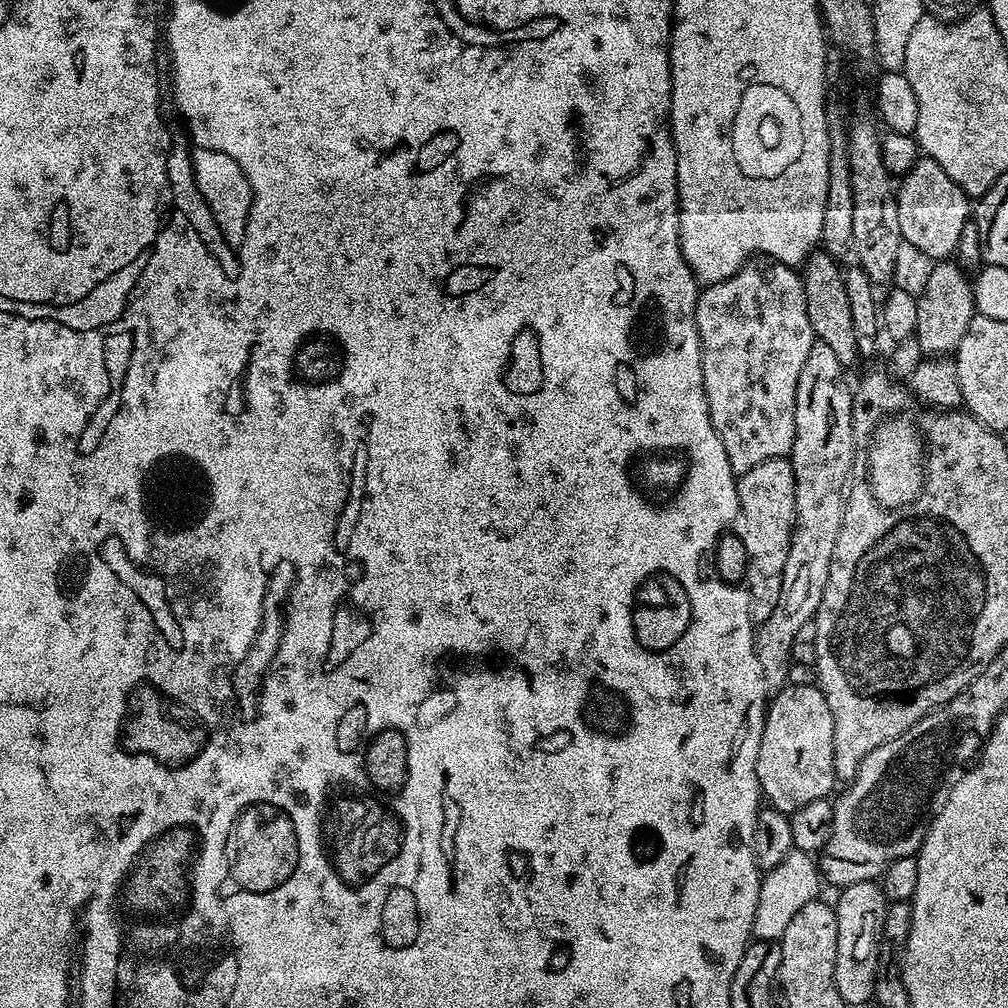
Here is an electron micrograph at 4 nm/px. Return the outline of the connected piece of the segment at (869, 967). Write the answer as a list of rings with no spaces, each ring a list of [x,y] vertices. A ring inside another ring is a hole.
[[[876,880],[857,884],[845,884],[839,889],[840,897],[834,900],[838,922],[838,950],[834,962],[834,982],[845,1005],[864,1004],[873,999],[876,990],[876,975],[879,974],[880,944],[884,935],[884,923],[890,901],[884,896]]]

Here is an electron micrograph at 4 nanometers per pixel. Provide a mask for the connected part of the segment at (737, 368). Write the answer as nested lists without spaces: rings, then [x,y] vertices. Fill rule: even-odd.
[[[753,258],[737,270],[733,276],[717,284],[707,285],[696,300],[696,325],[700,335],[702,349],[702,378],[704,393],[708,403],[708,413],[712,419],[718,438],[722,438],[722,446],[726,450],[726,458],[730,458],[730,466],[737,477],[754,470],[767,460],[779,460],[787,457],[794,446],[794,410],[796,409],[796,391],[798,378],[802,374],[802,366],[806,366],[806,358],[810,358],[810,346],[817,343],[814,330],[810,326],[810,314],[806,314],[806,294],[801,273],[795,267],[779,264],[771,258]]]

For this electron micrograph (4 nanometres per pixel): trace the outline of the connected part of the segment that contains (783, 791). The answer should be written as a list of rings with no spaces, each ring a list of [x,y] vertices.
[[[789,683],[771,697],[764,714],[762,742],[758,746],[758,782],[763,799],[779,812],[797,812],[806,802],[825,799],[828,791],[838,784],[834,770],[834,718],[824,693],[815,683],[794,685]]]

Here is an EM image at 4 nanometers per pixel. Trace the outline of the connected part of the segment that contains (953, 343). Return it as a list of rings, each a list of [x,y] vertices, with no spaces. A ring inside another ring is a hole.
[[[936,262],[926,288],[918,295],[916,337],[921,353],[928,358],[944,358],[955,353],[972,317],[977,315],[976,293],[969,273],[956,262]]]

